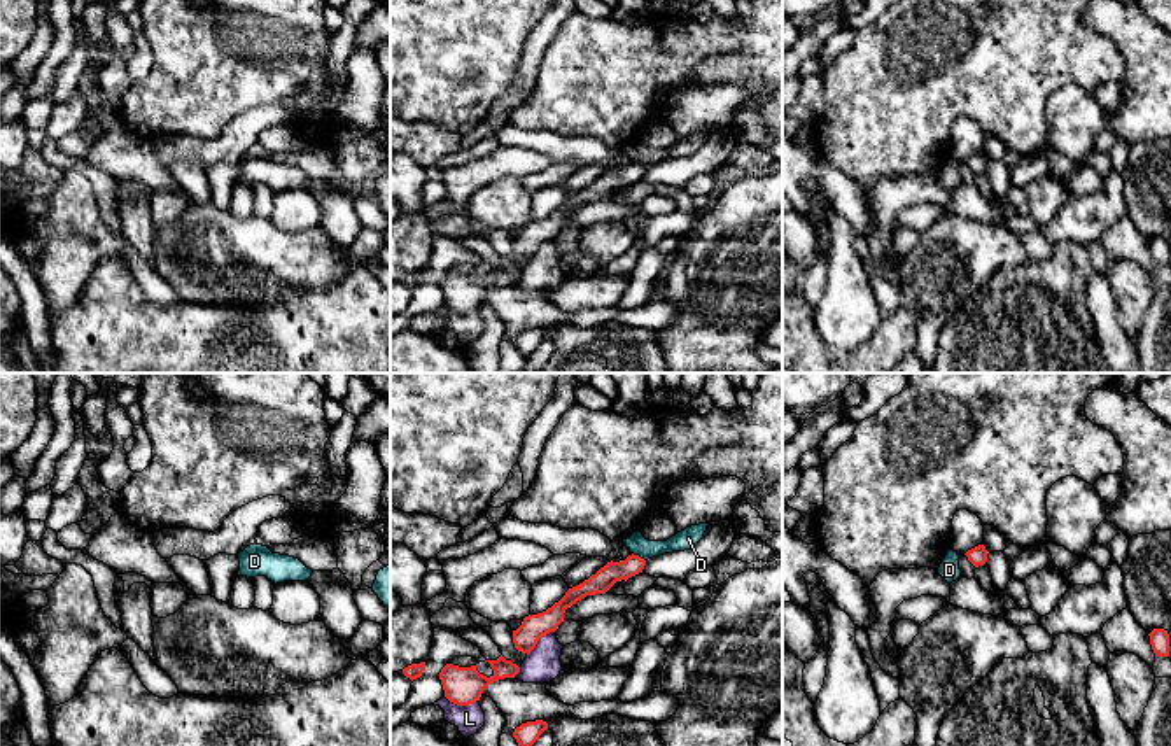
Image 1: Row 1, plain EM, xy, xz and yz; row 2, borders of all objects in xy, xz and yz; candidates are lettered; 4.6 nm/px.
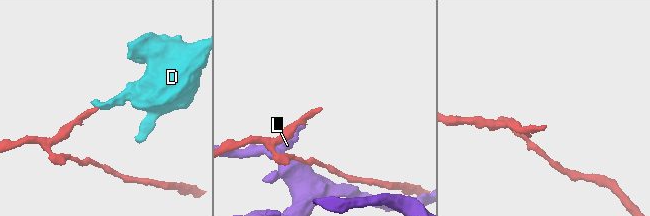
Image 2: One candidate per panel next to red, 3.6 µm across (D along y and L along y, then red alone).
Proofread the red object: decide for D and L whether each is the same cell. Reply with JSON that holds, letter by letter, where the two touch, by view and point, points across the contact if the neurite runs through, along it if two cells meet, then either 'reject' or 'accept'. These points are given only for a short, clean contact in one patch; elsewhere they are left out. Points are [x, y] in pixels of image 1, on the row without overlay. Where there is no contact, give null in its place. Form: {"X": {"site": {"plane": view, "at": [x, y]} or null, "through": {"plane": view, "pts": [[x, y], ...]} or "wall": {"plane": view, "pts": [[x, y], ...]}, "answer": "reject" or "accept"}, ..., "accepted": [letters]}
{"D": {"site": {"plane": "xz", "at": [638, 163]}, "wall": {"plane": "xz", "pts": [[632, 160], [645, 168]]}, "answer": "reject"}, "L": {"site": {"plane": "xz", "at": [461, 312]}, "answer": "reject"}, "accepted": []}

